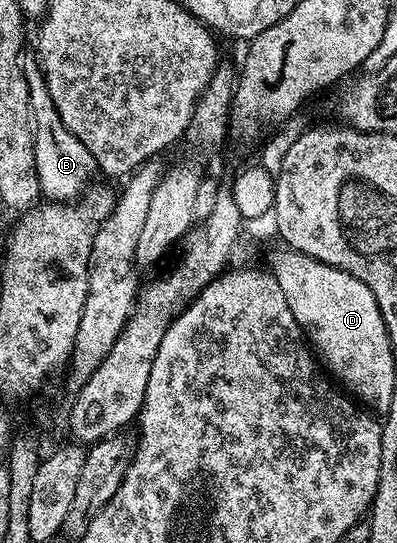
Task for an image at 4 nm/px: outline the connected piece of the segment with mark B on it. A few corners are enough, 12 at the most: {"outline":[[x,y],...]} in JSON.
{"outline":[[39,62],[24,63],[40,194],[76,201],[98,168],[62,125]]}

